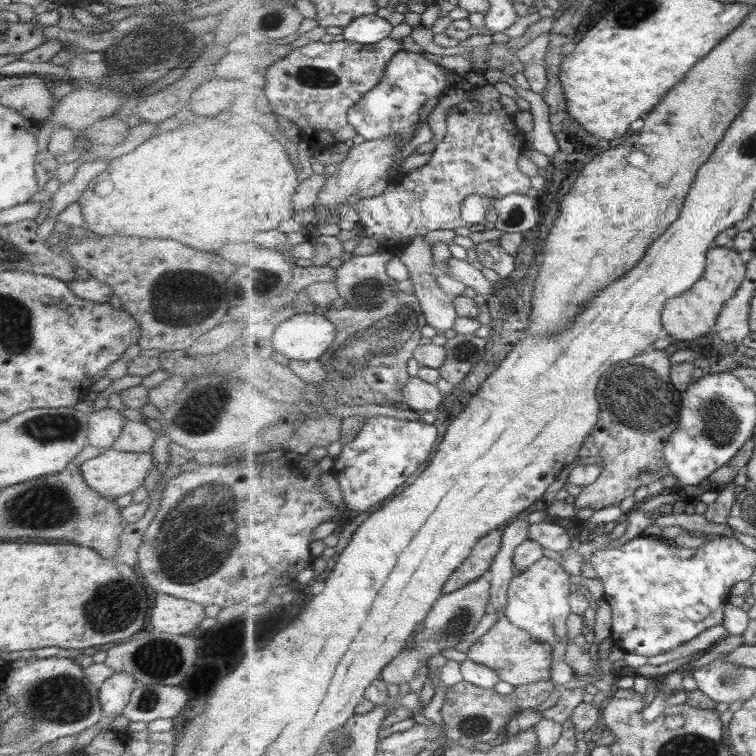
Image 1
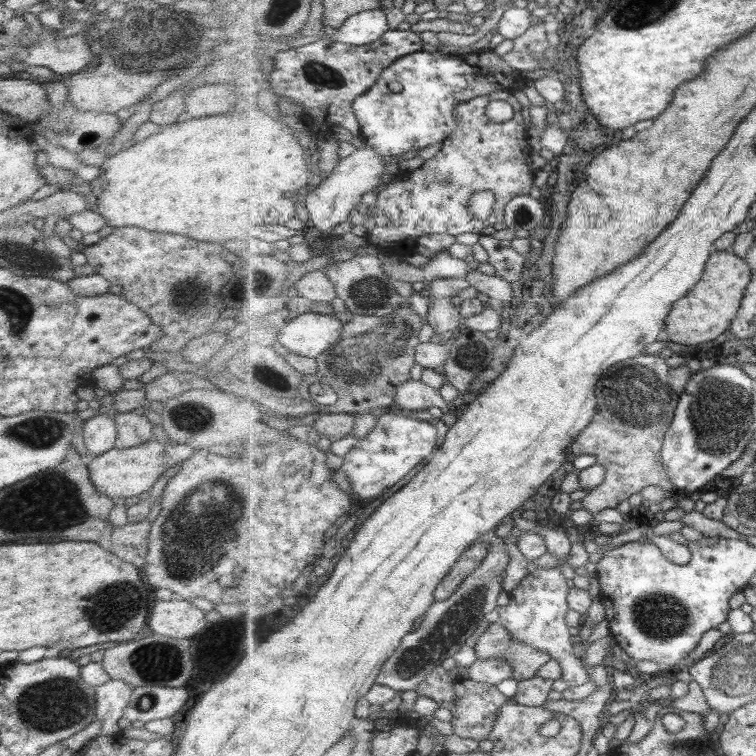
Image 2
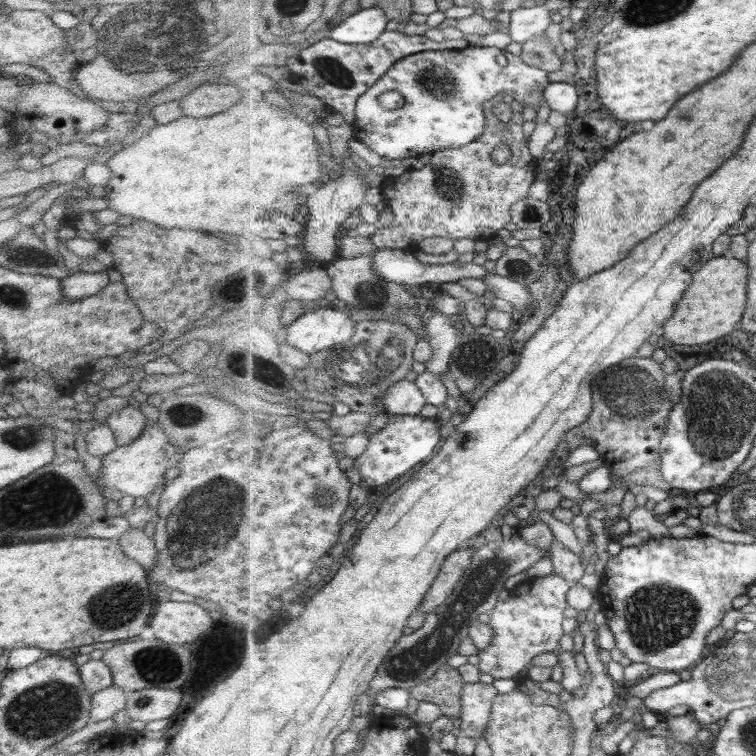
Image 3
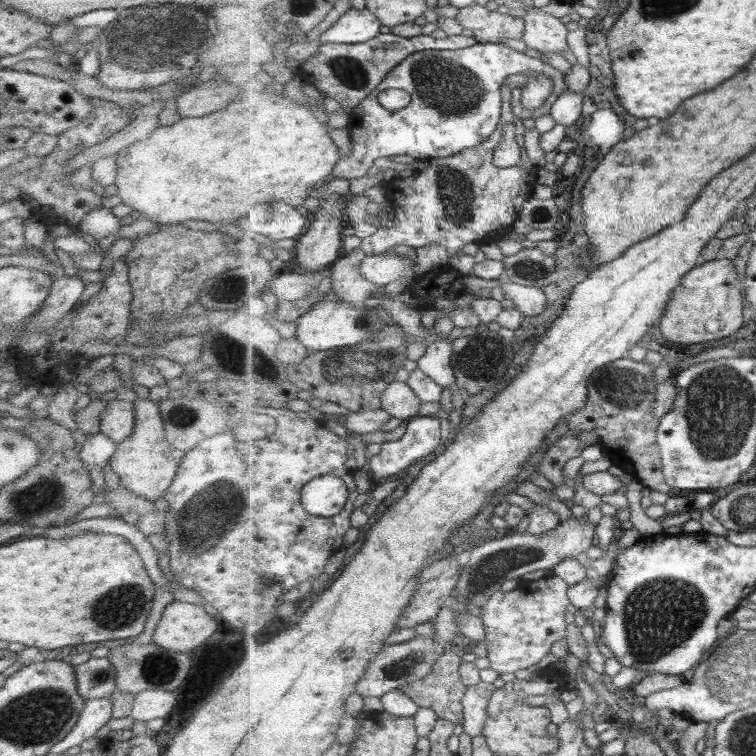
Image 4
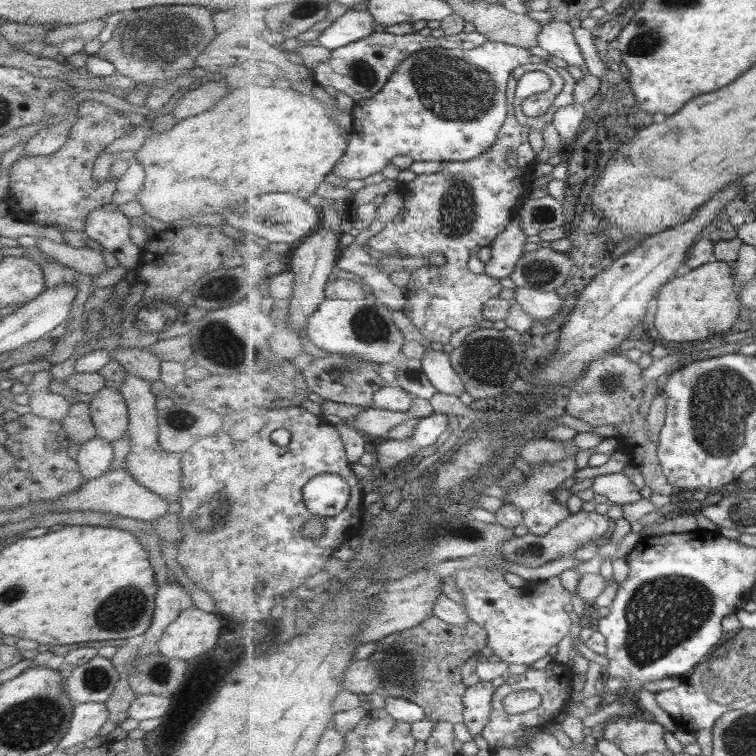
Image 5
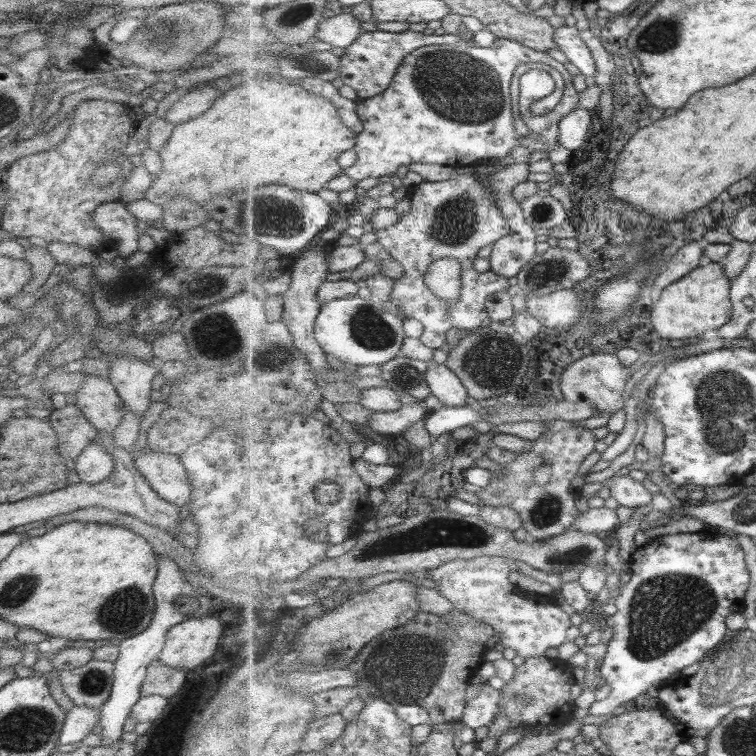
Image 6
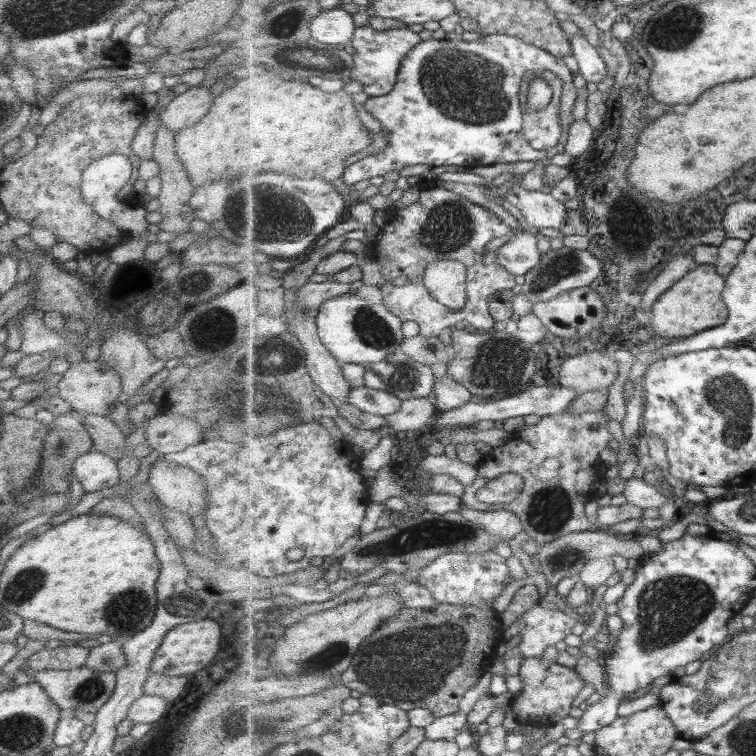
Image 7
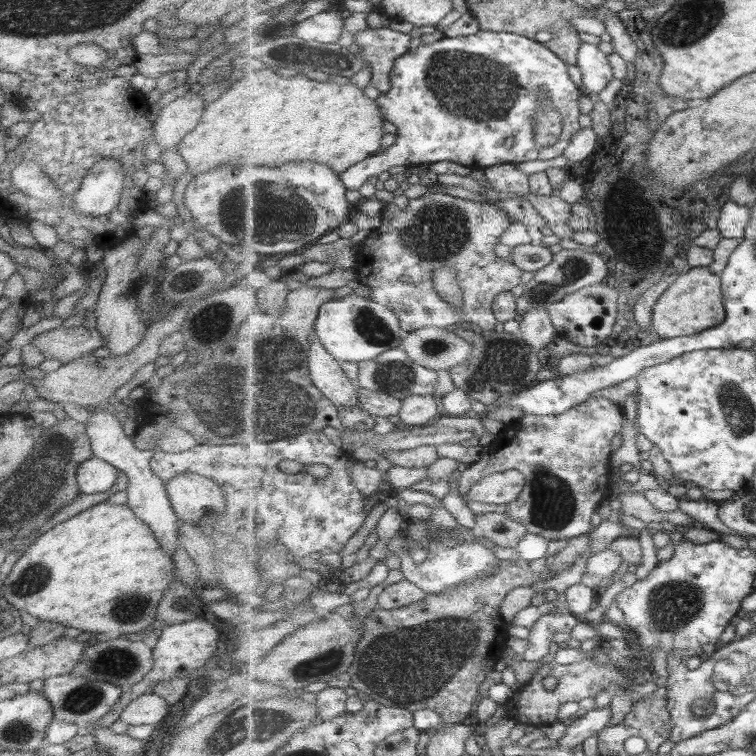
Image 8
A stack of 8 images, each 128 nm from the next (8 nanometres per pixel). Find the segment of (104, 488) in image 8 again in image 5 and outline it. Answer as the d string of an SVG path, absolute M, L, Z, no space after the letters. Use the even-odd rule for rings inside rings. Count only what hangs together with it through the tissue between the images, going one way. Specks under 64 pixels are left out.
M95 436L80 444L75 460L83 478L95 479L107 472L113 460L113 448L109 442Z

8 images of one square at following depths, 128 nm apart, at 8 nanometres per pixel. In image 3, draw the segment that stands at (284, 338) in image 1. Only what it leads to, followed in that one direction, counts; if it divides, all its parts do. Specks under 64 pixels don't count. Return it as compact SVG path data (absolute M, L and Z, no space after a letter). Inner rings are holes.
M331 307L305 313L300 316L295 322L286 328L286 342L291 346L313 356L321 350L327 350L331 346L340 346L343 342L351 340L355 334L355 320L349 318L345 312L332 310Z

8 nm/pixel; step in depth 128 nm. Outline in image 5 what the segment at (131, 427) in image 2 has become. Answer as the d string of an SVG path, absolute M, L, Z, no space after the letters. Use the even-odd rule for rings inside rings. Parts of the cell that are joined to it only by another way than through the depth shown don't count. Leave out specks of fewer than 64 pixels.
M101 387L93 392L89 404L89 416L95 426L96 436L105 442L117 440L128 427L127 406L119 391Z

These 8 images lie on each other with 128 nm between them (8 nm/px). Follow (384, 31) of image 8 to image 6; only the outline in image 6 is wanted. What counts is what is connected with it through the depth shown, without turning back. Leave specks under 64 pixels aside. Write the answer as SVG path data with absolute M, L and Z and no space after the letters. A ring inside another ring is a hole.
M482 29L475 32L470 41L461 40L461 33L453 34L423 34L423 32L411 32L407 30L403 33L391 33L377 30L375 32L363 32L360 38L349 49L345 50L340 58L339 78L345 85L353 88L360 100L374 98L383 95L388 90L396 78L397 71L409 54L425 46L449 44L451 46L467 45L480 48L493 47L498 40L489 30Z

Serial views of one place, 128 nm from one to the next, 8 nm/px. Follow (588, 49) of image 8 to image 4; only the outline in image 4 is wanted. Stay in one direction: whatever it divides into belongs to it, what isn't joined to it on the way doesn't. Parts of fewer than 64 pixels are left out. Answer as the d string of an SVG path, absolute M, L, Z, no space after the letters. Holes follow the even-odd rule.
M528 10L523 18L526 30L522 41L527 47L552 54L569 51L569 28L559 18L539 10Z

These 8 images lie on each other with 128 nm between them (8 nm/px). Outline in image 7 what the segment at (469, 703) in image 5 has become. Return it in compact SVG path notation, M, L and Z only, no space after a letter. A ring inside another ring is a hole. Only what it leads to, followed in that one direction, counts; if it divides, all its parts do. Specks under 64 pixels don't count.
M511 693L494 696L490 694L488 697L479 698L473 709L468 714L469 728L472 725L480 725L487 722L487 718L492 717L494 710L499 706L504 713L501 725L507 728L507 732L518 726L517 718L510 706Z

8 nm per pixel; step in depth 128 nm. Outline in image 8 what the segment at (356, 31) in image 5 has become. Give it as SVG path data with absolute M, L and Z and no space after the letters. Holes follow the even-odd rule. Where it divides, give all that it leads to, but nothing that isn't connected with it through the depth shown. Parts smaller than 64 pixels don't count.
M332 7L297 23L294 41L312 46L339 42L345 30L344 19L339 13L340 8Z

